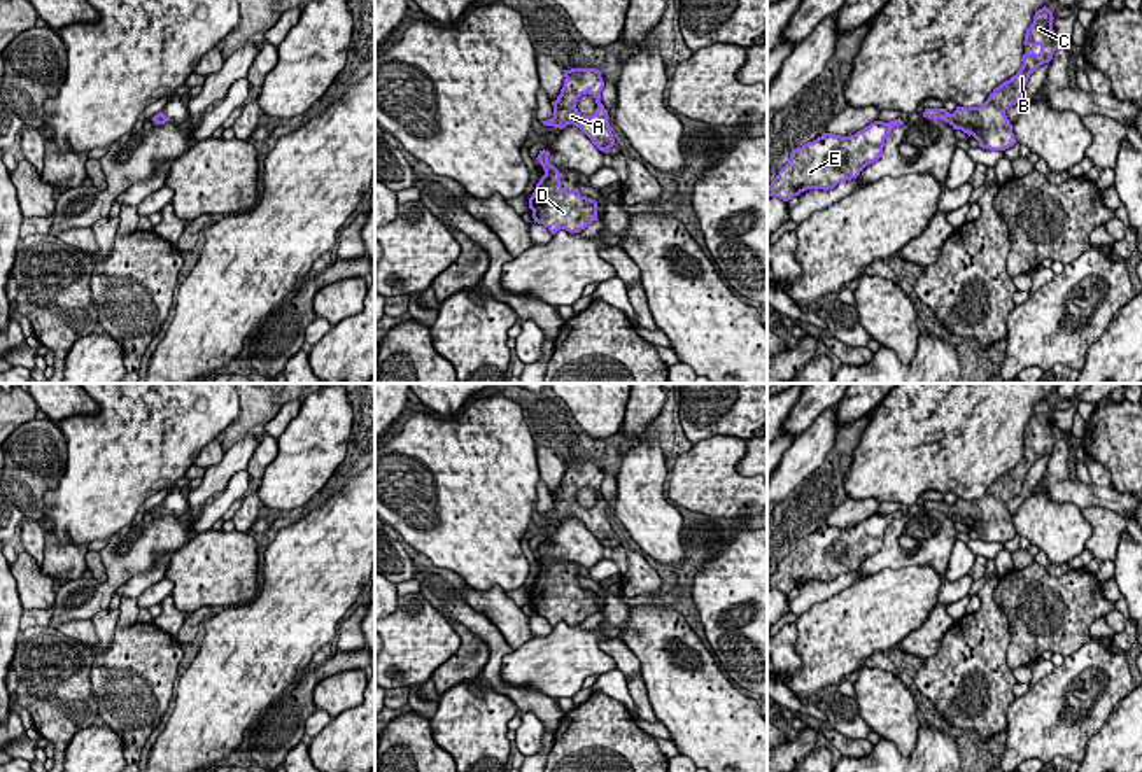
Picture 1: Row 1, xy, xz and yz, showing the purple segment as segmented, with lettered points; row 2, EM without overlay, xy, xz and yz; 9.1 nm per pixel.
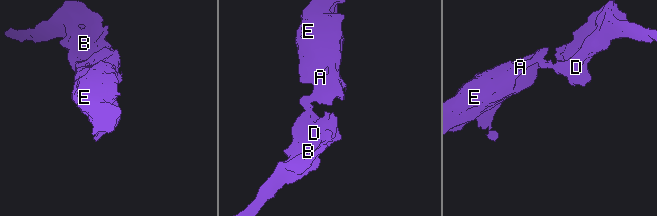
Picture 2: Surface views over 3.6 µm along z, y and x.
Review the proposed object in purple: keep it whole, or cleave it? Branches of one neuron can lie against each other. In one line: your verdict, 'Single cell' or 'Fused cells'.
Single cell

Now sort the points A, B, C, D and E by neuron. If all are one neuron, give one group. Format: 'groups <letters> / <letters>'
groups A B C D E

